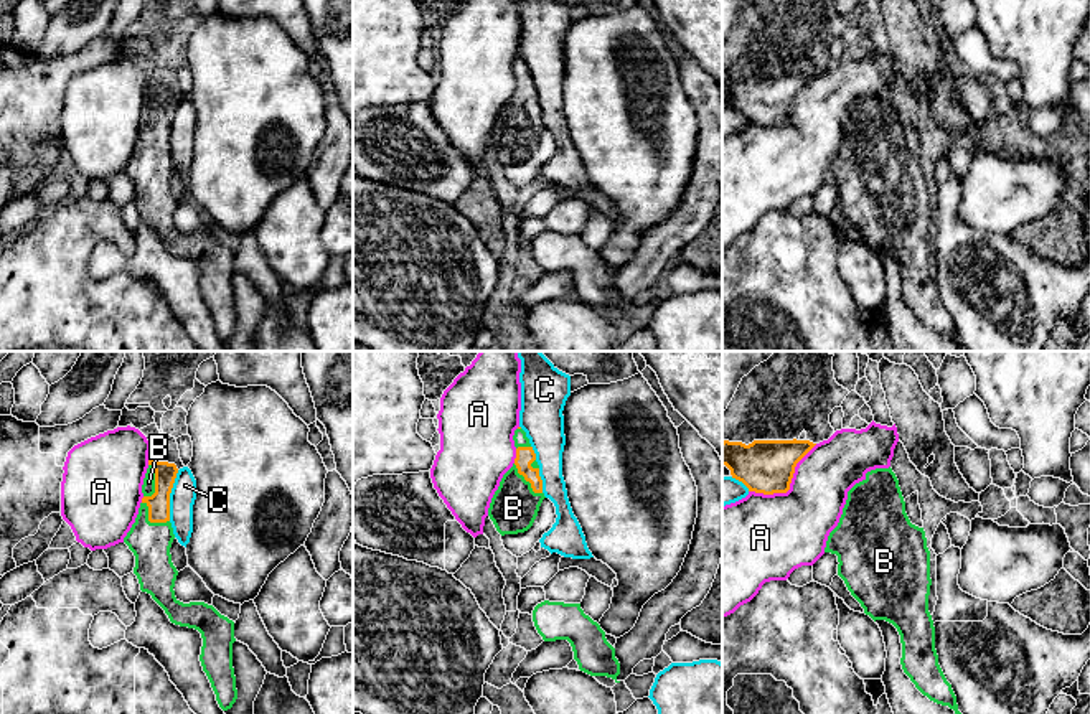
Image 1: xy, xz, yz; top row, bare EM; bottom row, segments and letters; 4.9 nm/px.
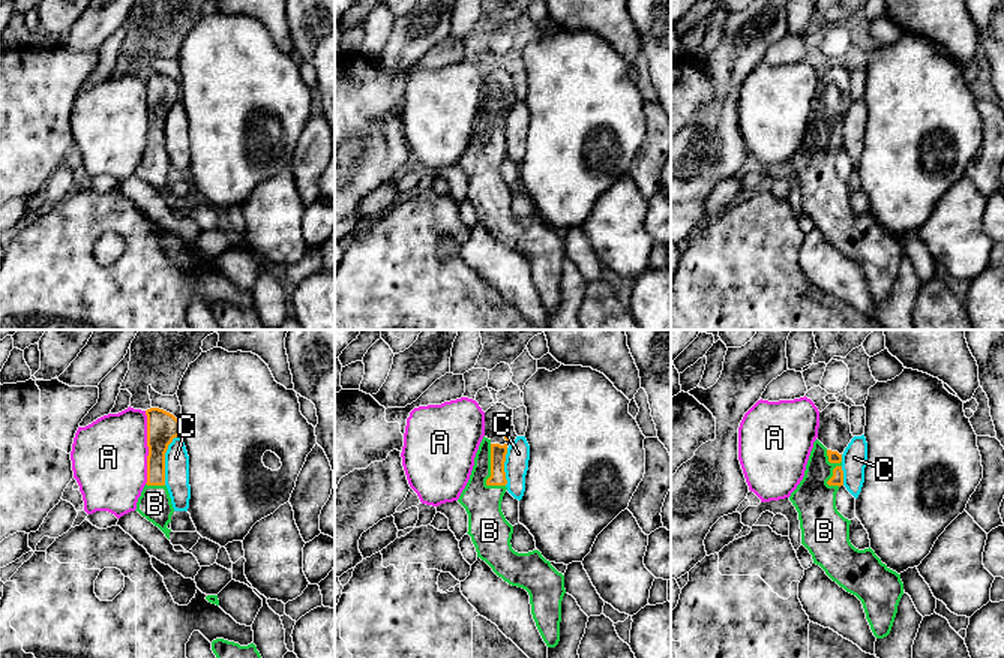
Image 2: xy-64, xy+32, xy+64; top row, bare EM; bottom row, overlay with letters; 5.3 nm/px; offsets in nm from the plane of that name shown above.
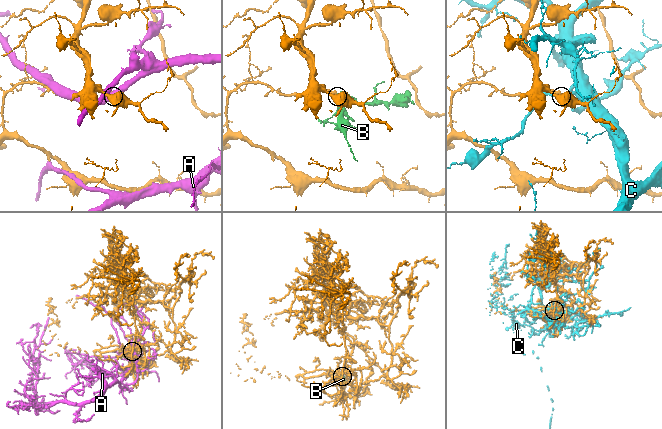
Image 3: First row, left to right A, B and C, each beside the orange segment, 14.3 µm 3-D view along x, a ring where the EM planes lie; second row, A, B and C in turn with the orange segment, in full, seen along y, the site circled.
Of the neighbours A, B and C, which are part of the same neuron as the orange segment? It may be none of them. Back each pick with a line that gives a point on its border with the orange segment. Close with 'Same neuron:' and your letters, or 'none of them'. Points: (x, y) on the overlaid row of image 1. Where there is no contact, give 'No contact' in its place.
B: Touches orange at xy (155, 483)
Same neuron: B

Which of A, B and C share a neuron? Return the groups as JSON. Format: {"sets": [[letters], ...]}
{"sets": [["A"], ["B"], ["C"]]}

